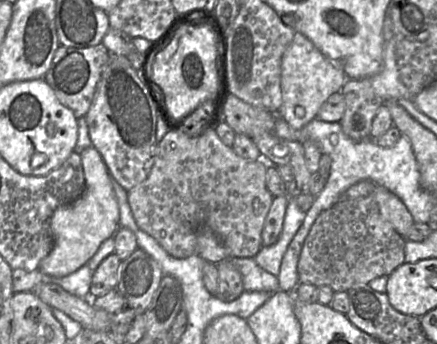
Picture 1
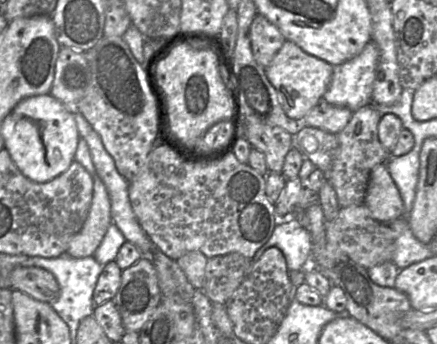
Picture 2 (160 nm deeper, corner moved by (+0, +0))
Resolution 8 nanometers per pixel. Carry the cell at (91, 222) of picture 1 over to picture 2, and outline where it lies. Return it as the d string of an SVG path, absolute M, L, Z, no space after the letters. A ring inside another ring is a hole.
M96 173L92 178L93 197L87 219L66 250L66 254L74 258L93 256L112 223L111 202L106 187Z

